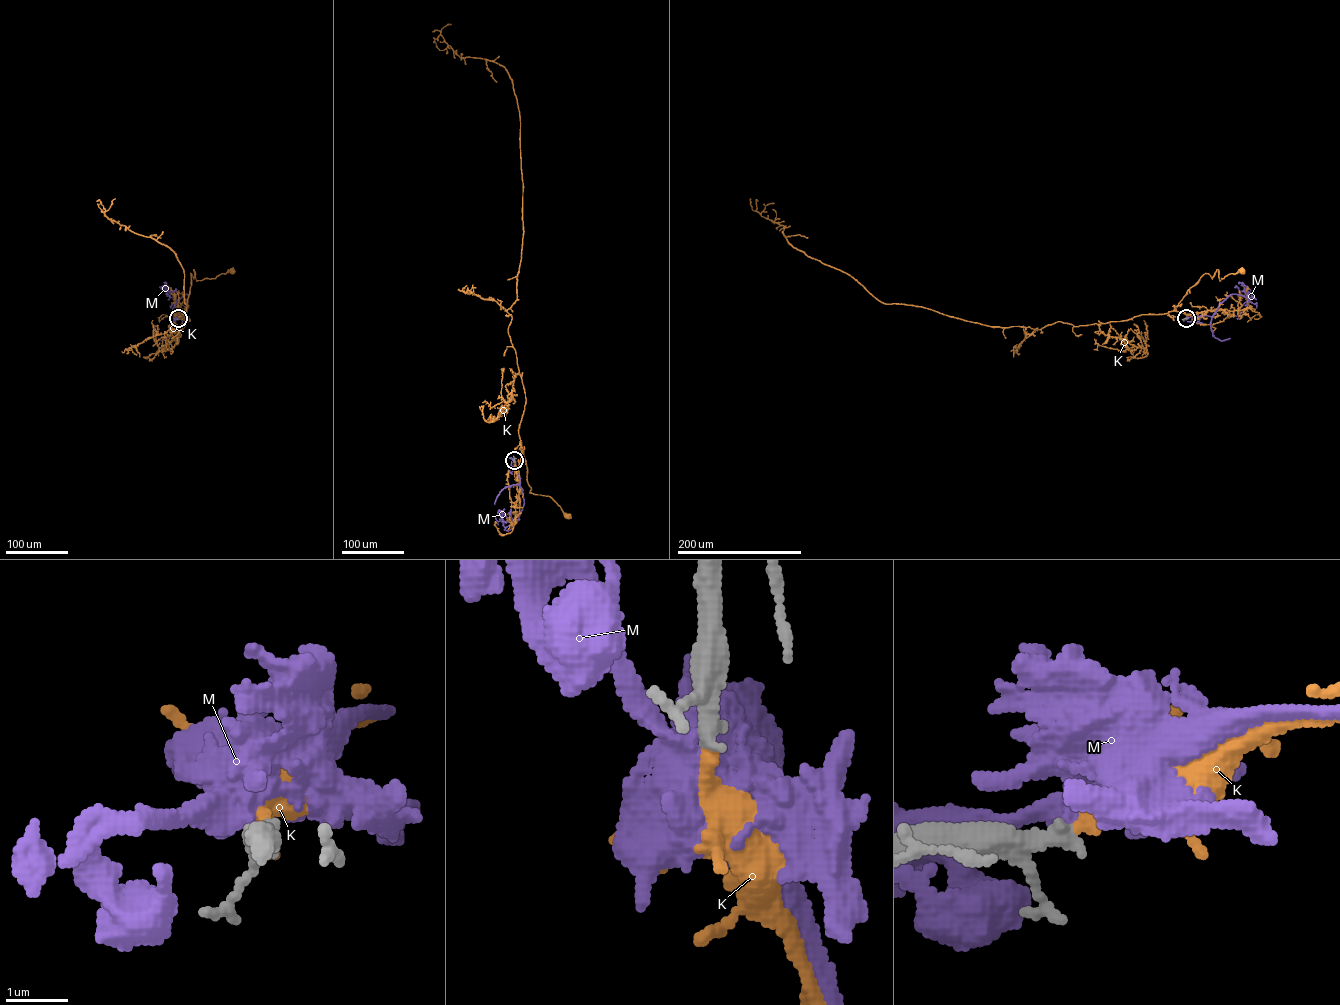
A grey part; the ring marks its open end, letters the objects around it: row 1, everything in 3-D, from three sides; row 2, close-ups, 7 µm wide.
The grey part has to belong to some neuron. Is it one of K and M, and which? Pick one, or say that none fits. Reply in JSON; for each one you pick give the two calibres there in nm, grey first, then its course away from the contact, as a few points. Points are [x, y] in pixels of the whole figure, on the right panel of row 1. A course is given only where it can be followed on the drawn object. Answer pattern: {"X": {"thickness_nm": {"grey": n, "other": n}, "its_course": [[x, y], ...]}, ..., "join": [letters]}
{"K": {"thickness_nm": {"grey": 240, "other": 240}, "its_course": [[1186, 318], [1203, 314], [1186, 314], [1174, 307], [1204, 274], [1212, 277], [1218, 269], [1220, 280], [1241, 272]]}, "join": ["K"]}

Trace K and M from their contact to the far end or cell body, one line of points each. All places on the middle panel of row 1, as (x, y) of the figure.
K: (514, 460), (519, 477), (522, 448), (530, 492), (550, 497), (569, 515)
M: (514, 460), (524, 505), (516, 522), (509, 521), (500, 510), (504, 508)

